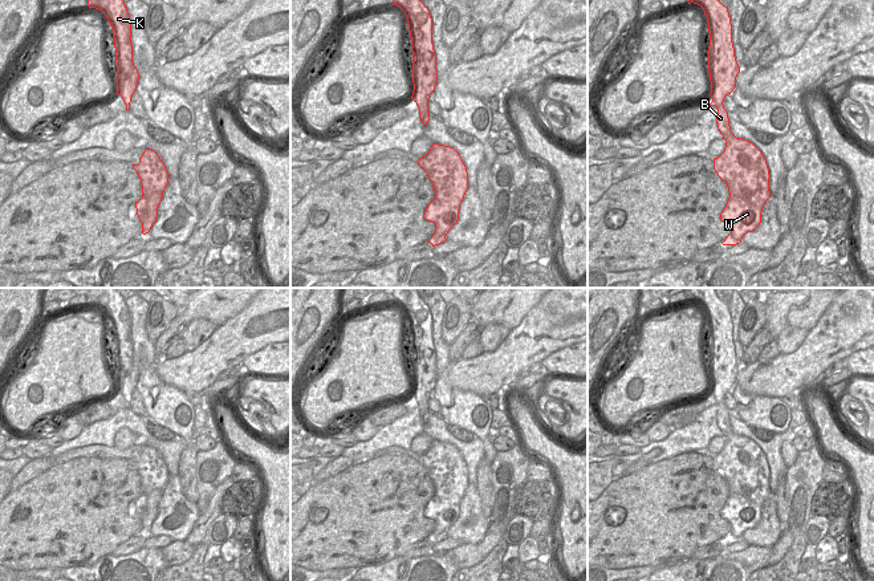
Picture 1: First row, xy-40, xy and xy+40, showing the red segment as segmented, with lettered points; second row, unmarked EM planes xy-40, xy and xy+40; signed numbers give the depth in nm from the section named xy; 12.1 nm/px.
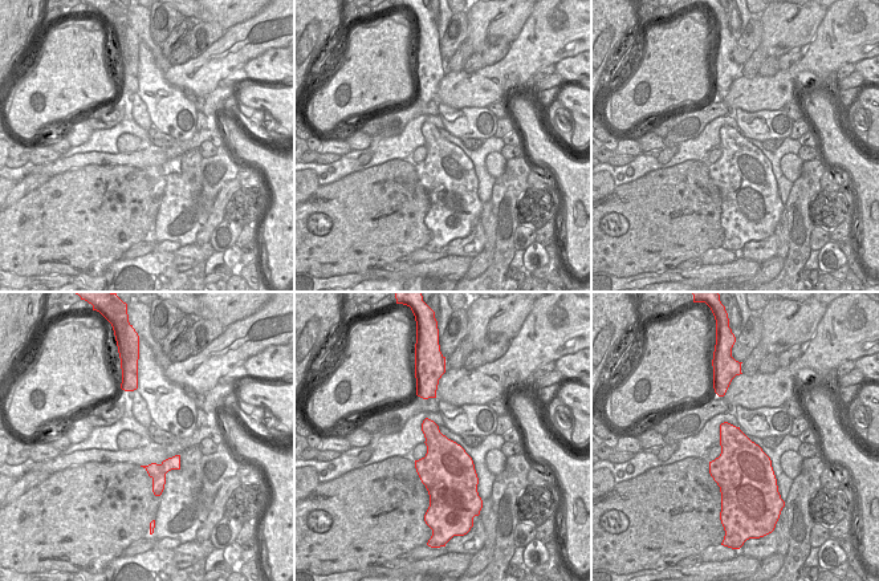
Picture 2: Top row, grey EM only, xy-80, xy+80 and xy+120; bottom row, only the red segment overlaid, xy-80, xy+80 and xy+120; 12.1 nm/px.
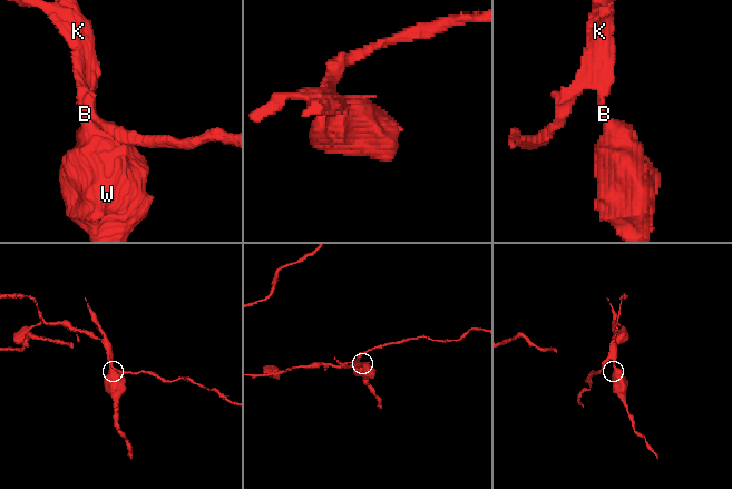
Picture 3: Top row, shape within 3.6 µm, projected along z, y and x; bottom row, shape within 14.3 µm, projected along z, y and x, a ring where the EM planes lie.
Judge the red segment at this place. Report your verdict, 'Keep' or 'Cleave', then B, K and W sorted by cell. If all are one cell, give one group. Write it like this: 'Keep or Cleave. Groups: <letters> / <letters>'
Cleave. Groups: B W / K

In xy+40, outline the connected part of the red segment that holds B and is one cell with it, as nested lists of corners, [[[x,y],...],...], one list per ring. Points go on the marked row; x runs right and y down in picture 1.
[[[688,0],[702,5],[712,1],[721,12],[721,61],[708,65],[712,102],[718,109],[716,125],[725,141],[724,151],[714,158],[714,170],[727,184],[729,198],[720,214],[720,220],[731,227],[731,233],[721,243],[736,245],[741,243],[747,232],[755,231],[761,223],[761,212],[769,191],[769,168],[763,153],[749,141],[736,138],[729,126],[728,111],[724,109],[724,98],[736,88],[736,77],[740,66],[735,57],[732,42],[732,24],[728,7],[719,0]]]

